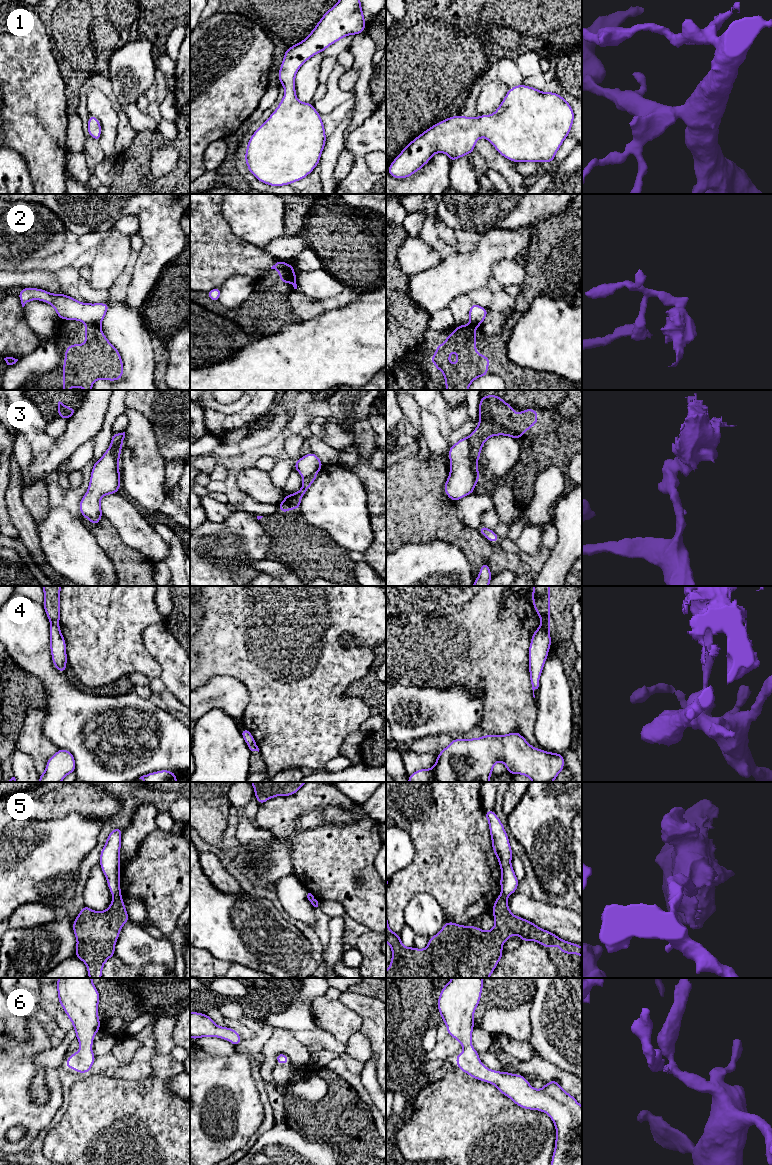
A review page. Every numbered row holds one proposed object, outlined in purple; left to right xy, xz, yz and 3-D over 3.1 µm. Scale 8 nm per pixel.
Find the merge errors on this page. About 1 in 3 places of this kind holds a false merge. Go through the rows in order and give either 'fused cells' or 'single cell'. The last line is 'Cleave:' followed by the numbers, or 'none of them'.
1: single cell
2: fused cells
3: fused cells
4: fused cells
5: fused cells
6: single cell
Cleave: 2, 3, 4, 5

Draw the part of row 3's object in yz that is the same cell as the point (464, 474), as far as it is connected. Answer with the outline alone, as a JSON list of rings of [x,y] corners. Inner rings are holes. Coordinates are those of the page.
[[[464,437],[453,444],[448,455],[450,473],[444,485],[444,491],[455,502],[474,493],[480,475],[477,464],[471,456],[468,437]]]

